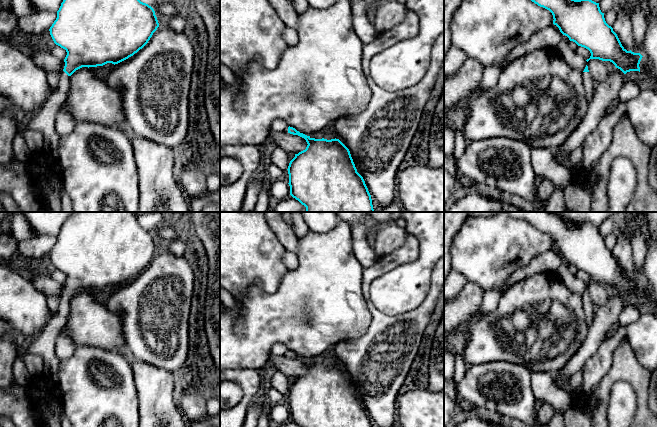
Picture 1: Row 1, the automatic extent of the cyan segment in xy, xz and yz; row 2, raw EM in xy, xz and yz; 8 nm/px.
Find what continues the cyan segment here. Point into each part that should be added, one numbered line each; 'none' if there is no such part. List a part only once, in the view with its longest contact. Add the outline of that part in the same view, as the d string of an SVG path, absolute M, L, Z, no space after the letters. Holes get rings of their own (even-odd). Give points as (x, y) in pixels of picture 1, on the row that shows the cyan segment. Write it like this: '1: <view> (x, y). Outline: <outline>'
1: xy (44, 121). Outline: M61 71L57 92L46 102L41 110L28 118L25 128L37 130L43 134L43 151L51 154L55 160L59 160L59 135L56 132L56 115L60 111L61 104L66 98L69 86L69 76Z

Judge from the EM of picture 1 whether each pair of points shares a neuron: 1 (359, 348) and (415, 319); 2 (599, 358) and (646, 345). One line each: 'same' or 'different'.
1: same
2: same

